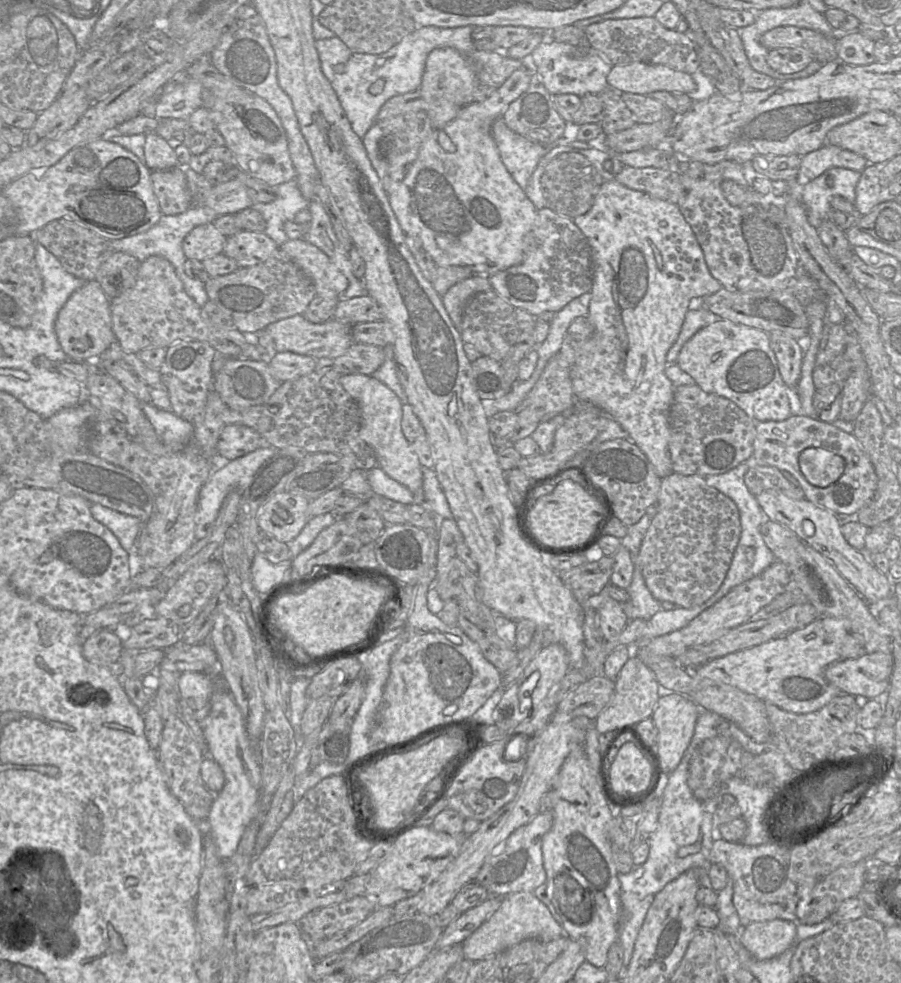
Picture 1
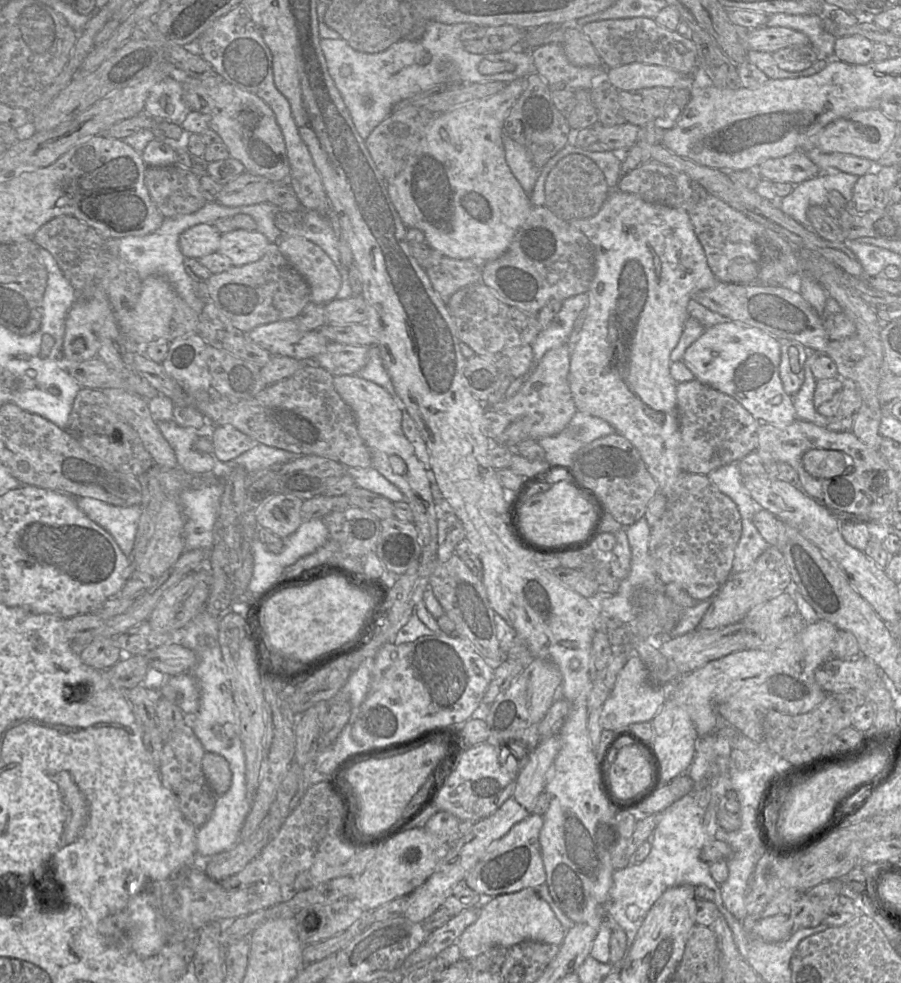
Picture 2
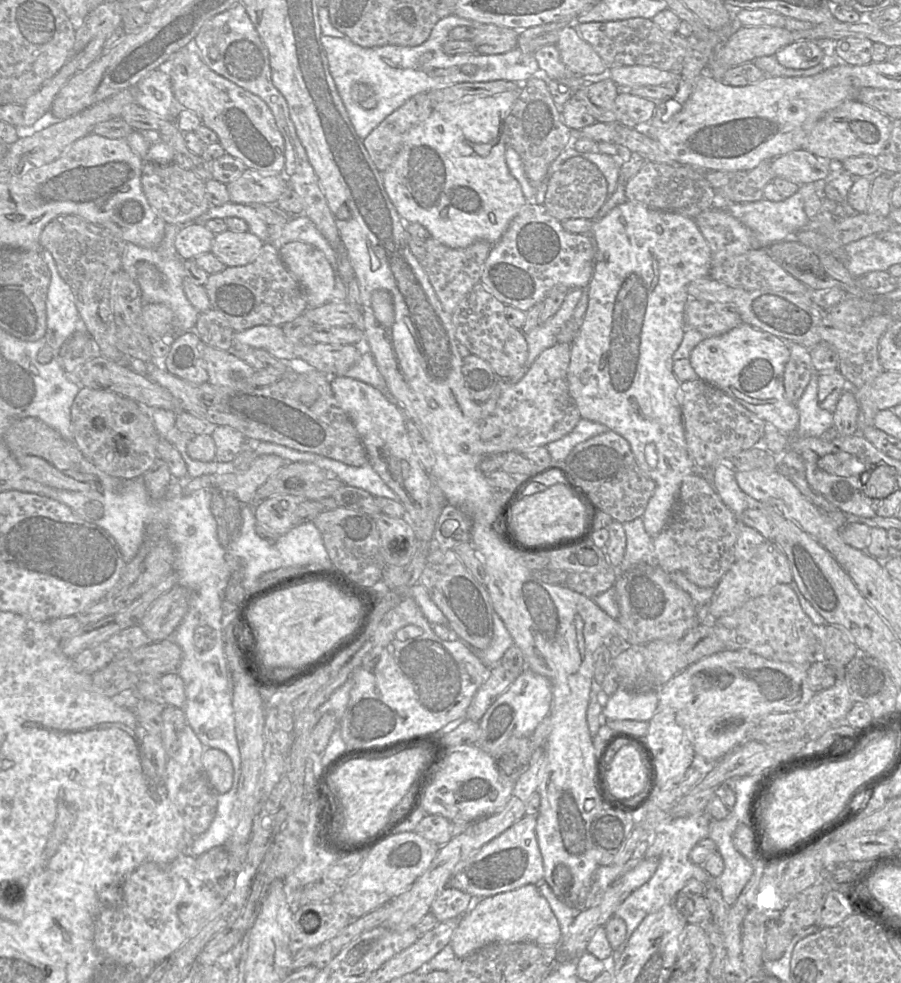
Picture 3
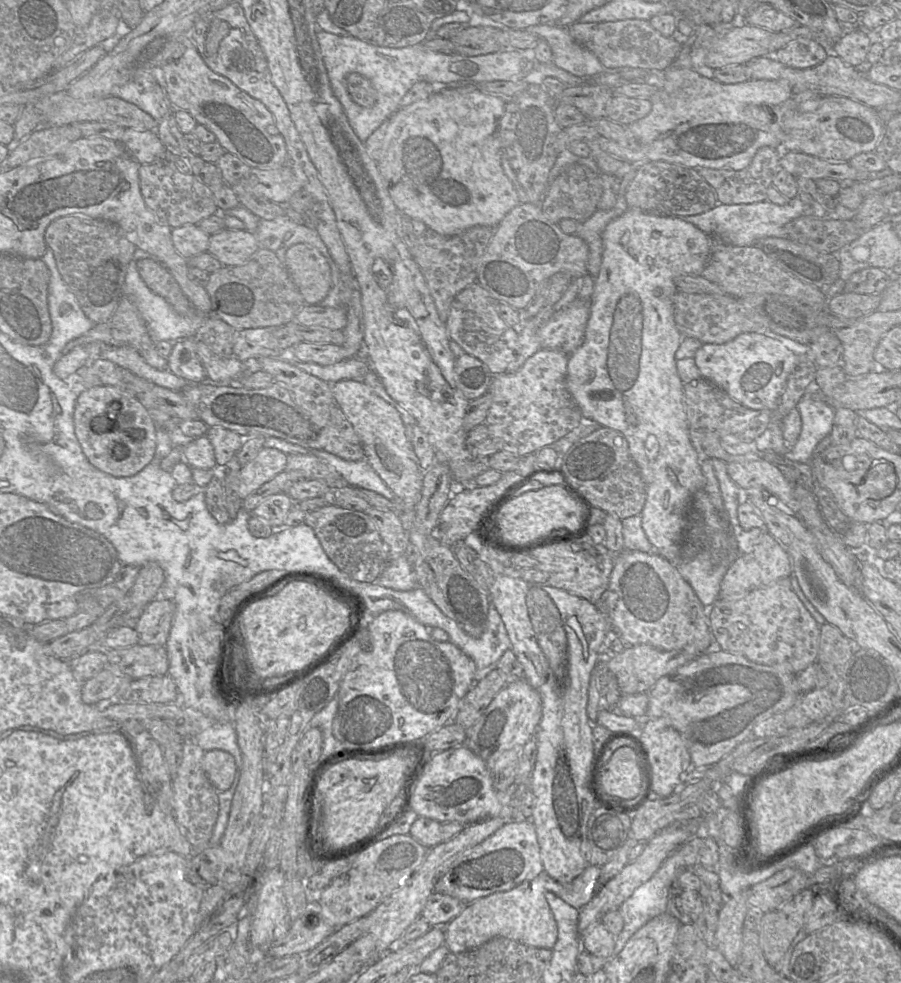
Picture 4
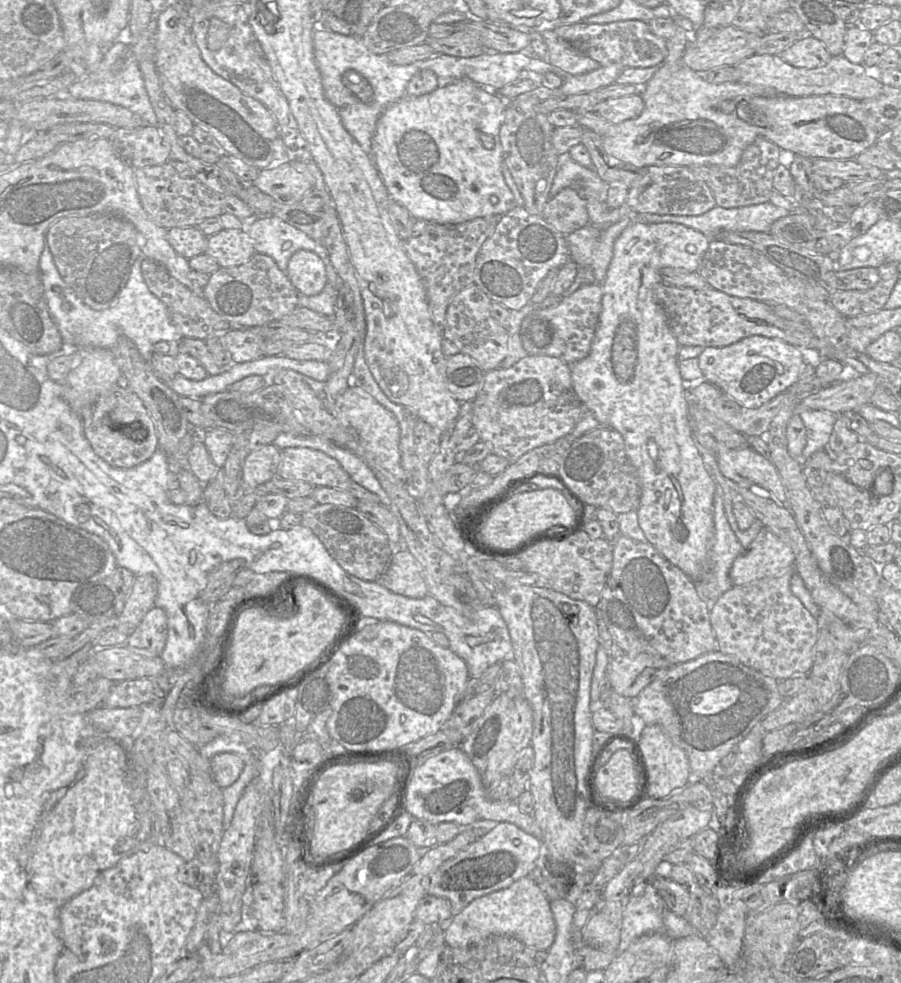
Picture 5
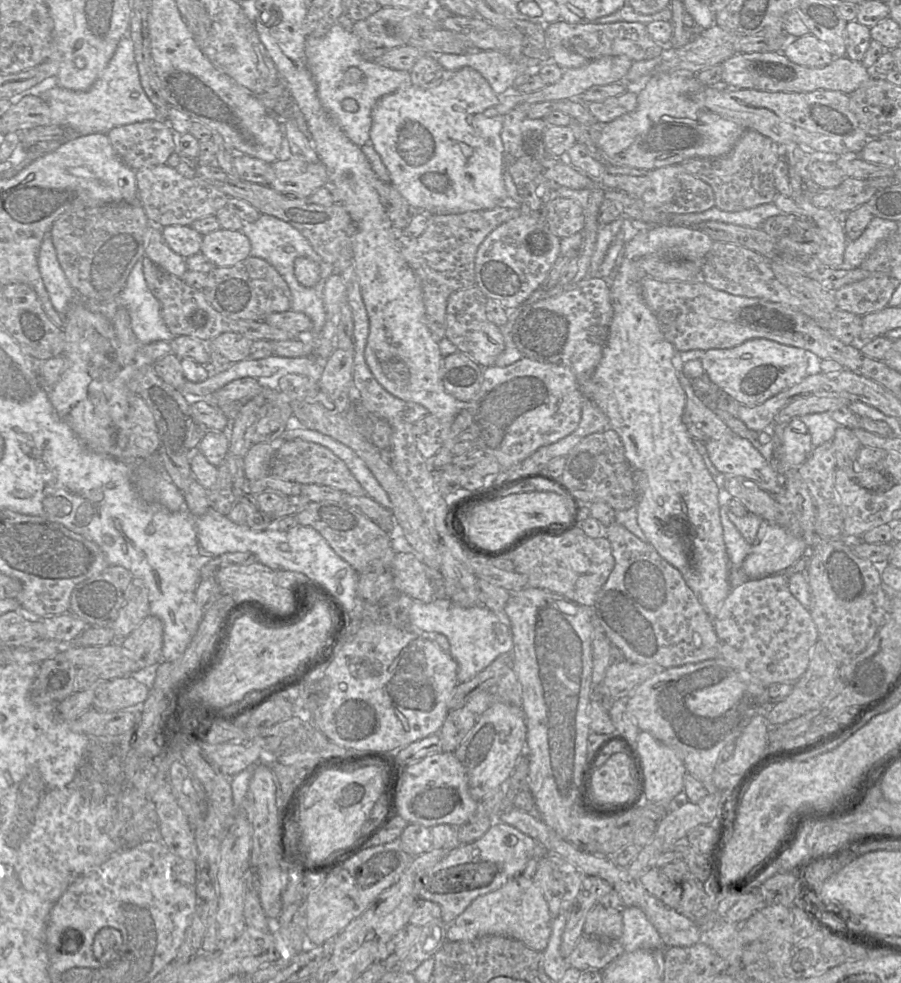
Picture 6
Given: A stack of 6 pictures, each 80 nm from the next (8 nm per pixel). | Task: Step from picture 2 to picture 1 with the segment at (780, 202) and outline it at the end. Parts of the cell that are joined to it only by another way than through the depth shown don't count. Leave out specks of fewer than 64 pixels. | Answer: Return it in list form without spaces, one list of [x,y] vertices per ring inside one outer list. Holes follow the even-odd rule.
[[[834,167],[819,177],[806,181],[802,185],[802,202],[808,222],[819,228],[823,221],[830,220],[830,212],[833,209],[831,200],[835,196],[840,196],[854,205],[860,177],[861,172]]]

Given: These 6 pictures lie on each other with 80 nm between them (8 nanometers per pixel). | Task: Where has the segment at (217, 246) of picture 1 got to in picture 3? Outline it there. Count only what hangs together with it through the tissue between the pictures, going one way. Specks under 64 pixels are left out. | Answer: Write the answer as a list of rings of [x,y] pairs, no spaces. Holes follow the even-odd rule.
[[[204,223],[186,224],[175,237],[175,247],[183,260],[193,260],[211,251],[214,237]]]

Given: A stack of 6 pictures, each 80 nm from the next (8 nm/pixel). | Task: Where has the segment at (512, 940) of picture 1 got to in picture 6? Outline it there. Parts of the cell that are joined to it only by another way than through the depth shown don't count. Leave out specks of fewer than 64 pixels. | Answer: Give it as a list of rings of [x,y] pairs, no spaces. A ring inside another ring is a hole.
[[[518,875],[499,889],[479,896],[448,925],[450,942],[472,941],[486,935],[500,935],[520,941],[525,946],[543,952],[551,935],[552,917],[541,890],[532,879]]]

